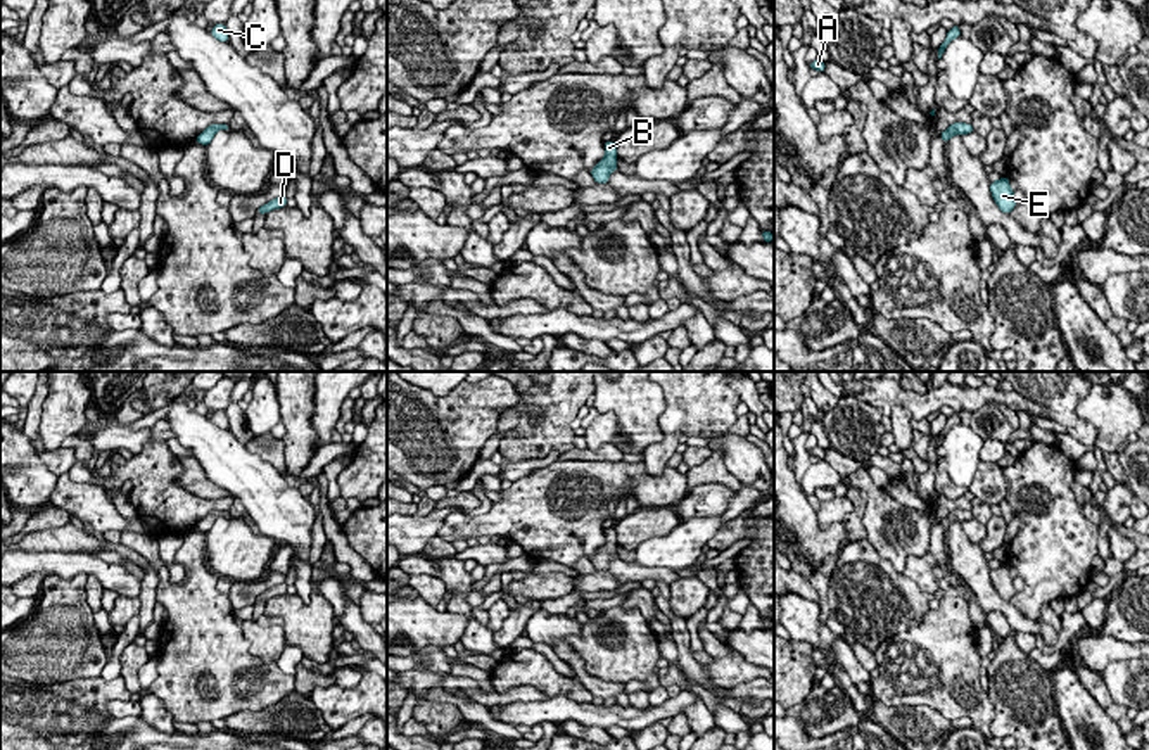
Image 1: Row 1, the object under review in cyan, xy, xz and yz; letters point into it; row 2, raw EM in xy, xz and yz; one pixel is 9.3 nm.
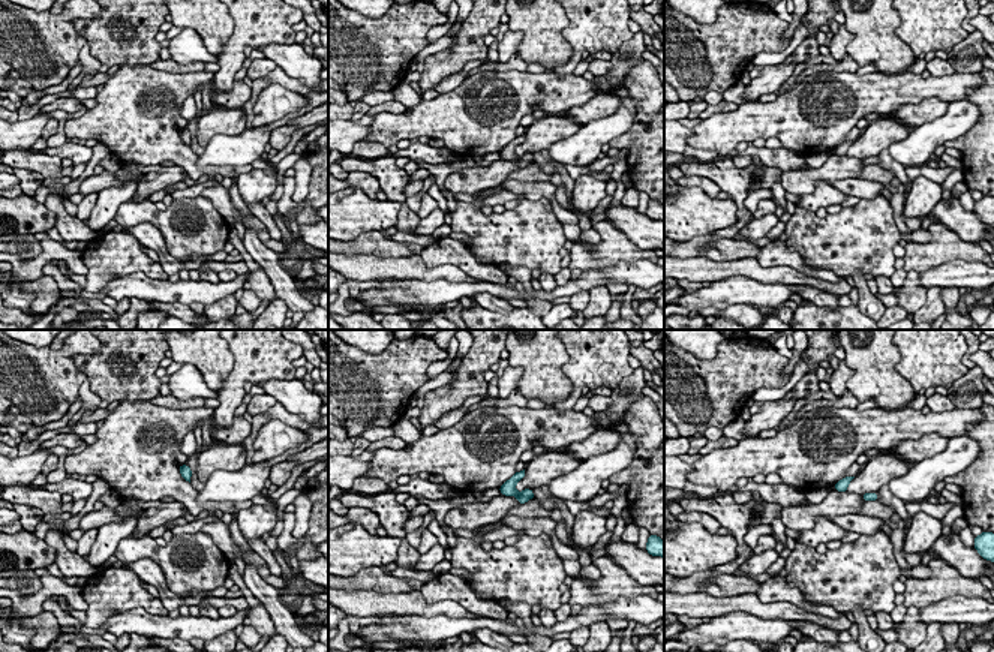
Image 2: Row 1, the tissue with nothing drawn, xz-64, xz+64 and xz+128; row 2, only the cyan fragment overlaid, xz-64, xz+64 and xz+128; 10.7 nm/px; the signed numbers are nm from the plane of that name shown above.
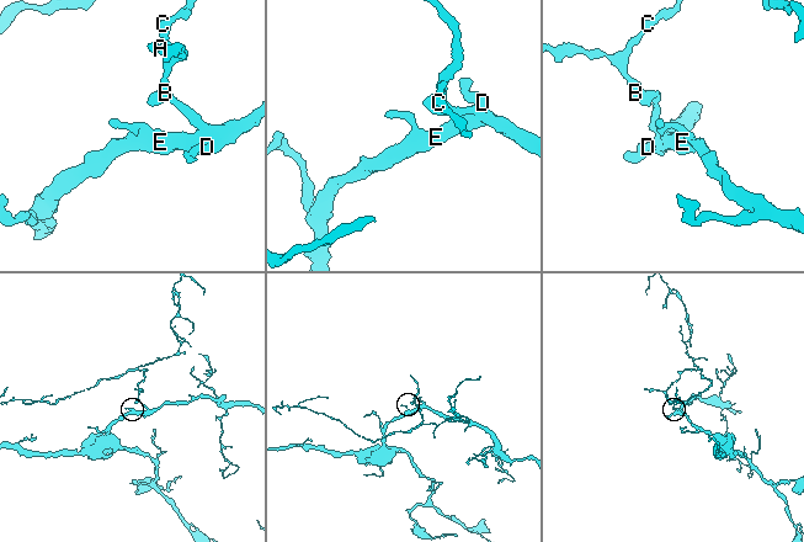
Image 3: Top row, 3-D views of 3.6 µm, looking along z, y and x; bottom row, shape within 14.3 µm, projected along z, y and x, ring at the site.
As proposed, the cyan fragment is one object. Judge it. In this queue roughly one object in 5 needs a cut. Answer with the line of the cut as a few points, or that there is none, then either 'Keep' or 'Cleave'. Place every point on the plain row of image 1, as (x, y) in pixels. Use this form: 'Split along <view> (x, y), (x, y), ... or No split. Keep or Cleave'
No split. Keep

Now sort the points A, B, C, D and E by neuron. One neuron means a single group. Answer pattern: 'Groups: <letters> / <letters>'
Groups: A B C D E

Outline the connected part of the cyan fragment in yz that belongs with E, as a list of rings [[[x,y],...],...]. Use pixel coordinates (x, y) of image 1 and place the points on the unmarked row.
[[[1009,565],[992,569],[990,579],[1002,600],[1009,601],[1016,594],[1014,579],[1009,574]]]

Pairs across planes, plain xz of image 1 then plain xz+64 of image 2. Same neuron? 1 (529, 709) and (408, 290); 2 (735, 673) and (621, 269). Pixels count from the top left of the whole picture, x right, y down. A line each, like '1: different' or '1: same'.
1: same
2: different

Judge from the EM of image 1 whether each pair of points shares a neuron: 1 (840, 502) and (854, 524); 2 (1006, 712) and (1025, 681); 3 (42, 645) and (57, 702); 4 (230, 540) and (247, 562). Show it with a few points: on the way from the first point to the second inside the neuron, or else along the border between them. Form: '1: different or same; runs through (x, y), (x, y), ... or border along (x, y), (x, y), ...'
1: different; border along (847, 488), (852, 510), (842, 521)
2: same; runs through (1013, 705), (1022, 697), (1022, 688)
3: different; border along (18, 678), (28, 683), (92, 680)
4: same; runs through (230, 545), (242, 557)

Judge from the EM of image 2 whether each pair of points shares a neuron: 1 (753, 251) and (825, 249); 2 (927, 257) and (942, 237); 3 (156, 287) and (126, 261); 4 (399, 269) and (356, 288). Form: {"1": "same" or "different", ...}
{"1": "different", "2": "same", "3": "different", "4": "different"}

